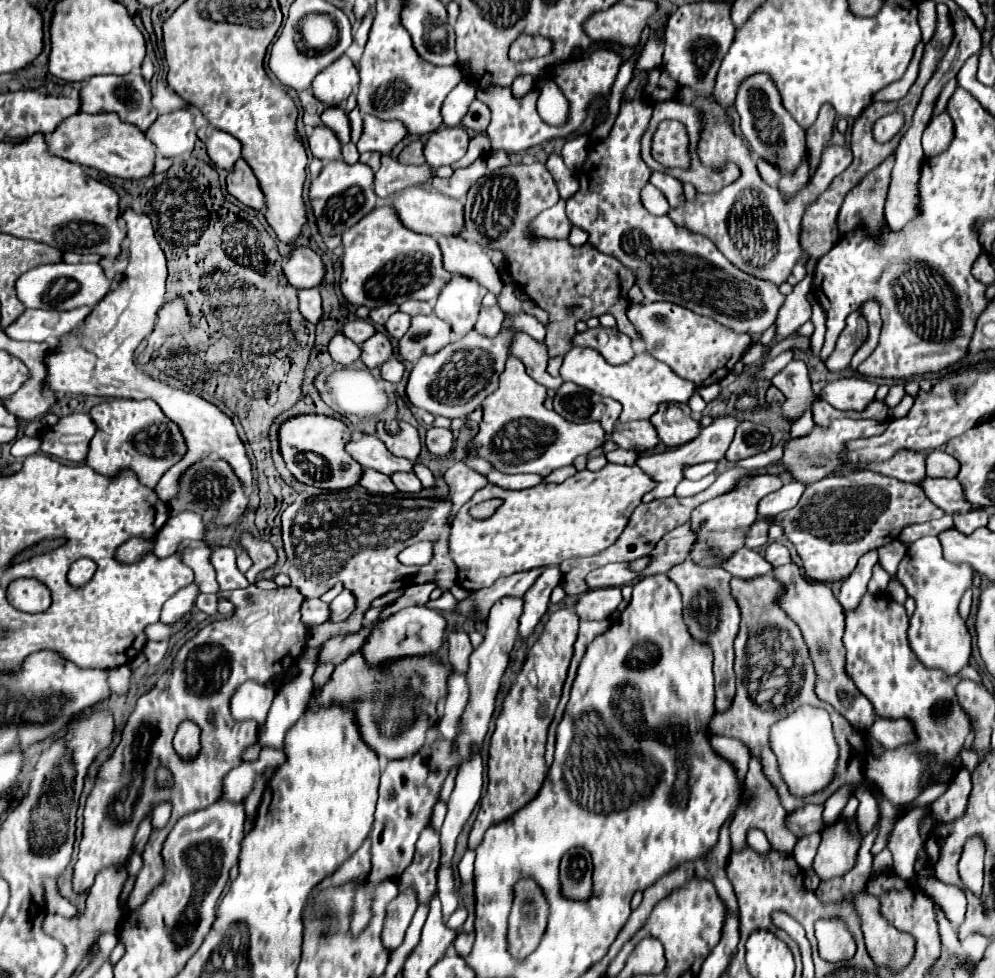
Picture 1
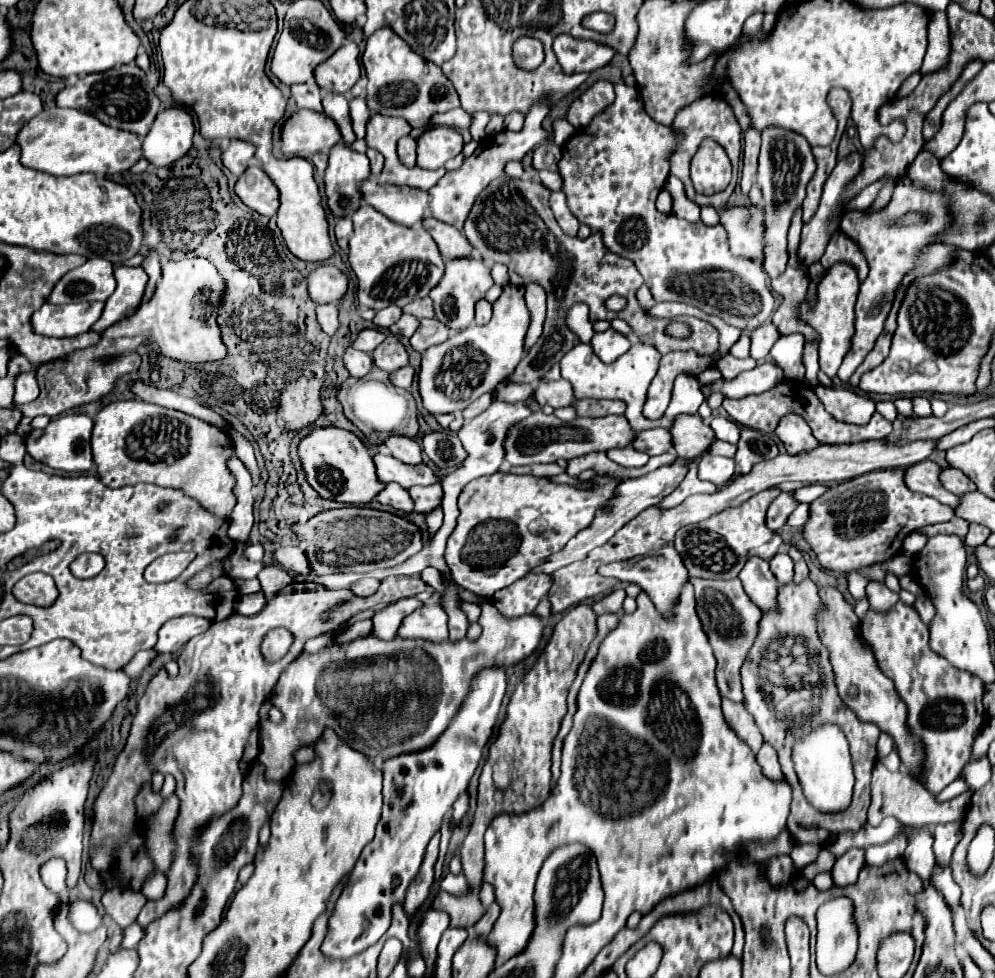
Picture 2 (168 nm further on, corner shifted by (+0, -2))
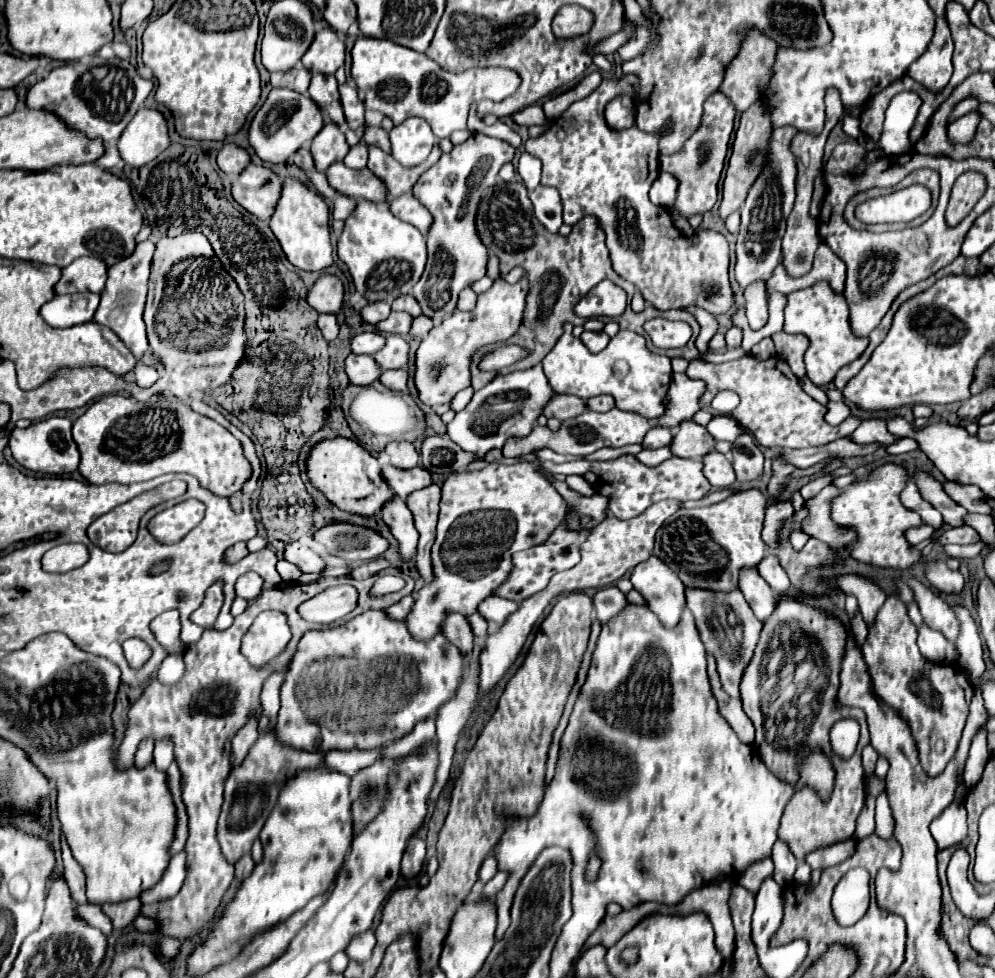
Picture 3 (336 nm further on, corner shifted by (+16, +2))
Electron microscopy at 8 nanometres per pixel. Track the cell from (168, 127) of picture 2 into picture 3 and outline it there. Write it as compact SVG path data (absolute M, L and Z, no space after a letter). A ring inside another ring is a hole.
M140 108L118 140L120 156L132 168L152 162L168 146L168 122L162 112L152 108Z

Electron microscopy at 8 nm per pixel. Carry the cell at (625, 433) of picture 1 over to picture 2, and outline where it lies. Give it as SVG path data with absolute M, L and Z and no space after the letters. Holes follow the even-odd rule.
M664 428L644 430L644 432L636 434L636 440L632 442L632 446L640 452L646 452L648 456L656 456L656 454L664 454L672 448L672 436Z

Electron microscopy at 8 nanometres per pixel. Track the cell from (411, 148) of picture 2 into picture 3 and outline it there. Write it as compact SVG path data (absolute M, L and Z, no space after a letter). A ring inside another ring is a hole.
M366 126L364 128L364 134L362 134L362 140L368 142L368 144L374 144L378 148L382 148L386 154L392 152L390 148L390 138L388 138L388 132L380 126Z

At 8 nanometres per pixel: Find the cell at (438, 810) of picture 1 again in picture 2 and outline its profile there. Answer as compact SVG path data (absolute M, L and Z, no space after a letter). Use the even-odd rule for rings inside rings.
M437 832L431 838L428 848L426 848L426 854L424 854L424 862L420 866L420 872L408 886L406 900L404 900L404 910L408 916L412 916L422 906L422 902L430 894L430 886L434 884L434 864L438 860L440 836L440 832Z

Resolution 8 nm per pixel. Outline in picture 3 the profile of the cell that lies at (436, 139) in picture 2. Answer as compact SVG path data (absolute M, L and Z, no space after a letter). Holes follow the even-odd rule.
M408 118L400 126L392 128L390 142L392 142L392 156L402 166L418 166L428 158L436 142L436 136L432 134L424 118Z

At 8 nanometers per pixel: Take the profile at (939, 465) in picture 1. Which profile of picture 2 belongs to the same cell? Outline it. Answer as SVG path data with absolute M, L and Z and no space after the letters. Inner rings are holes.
M944 468L940 474L940 482L944 484L946 490L950 490L956 496L964 496L964 494L976 490L976 484L972 484L972 480L956 468Z

